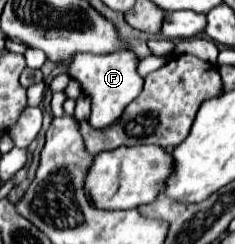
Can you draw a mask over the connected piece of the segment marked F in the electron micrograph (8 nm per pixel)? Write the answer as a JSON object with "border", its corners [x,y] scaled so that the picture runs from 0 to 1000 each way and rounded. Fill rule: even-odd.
{"border":[[[553,201],[477,209],[451,225],[332,217],[315,234],[315,250],[289,275],[289,307],[306,324],[323,324],[332,340],[349,340],[349,373],[366,389],[391,389],[391,471],[374,488],[374,504],[391,520],[434,529],[434,520],[477,512],[477,496],[494,496],[494,480],[511,480],[528,439],[596,389],[613,324],[587,307],[579,266],[587,266],[587,234]]]}

